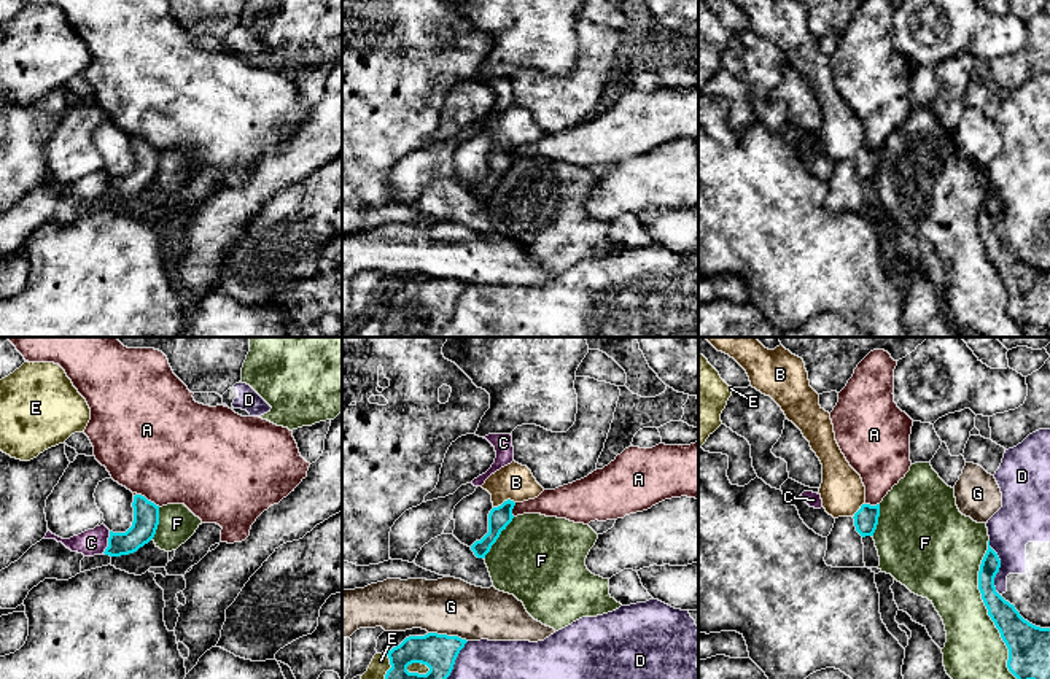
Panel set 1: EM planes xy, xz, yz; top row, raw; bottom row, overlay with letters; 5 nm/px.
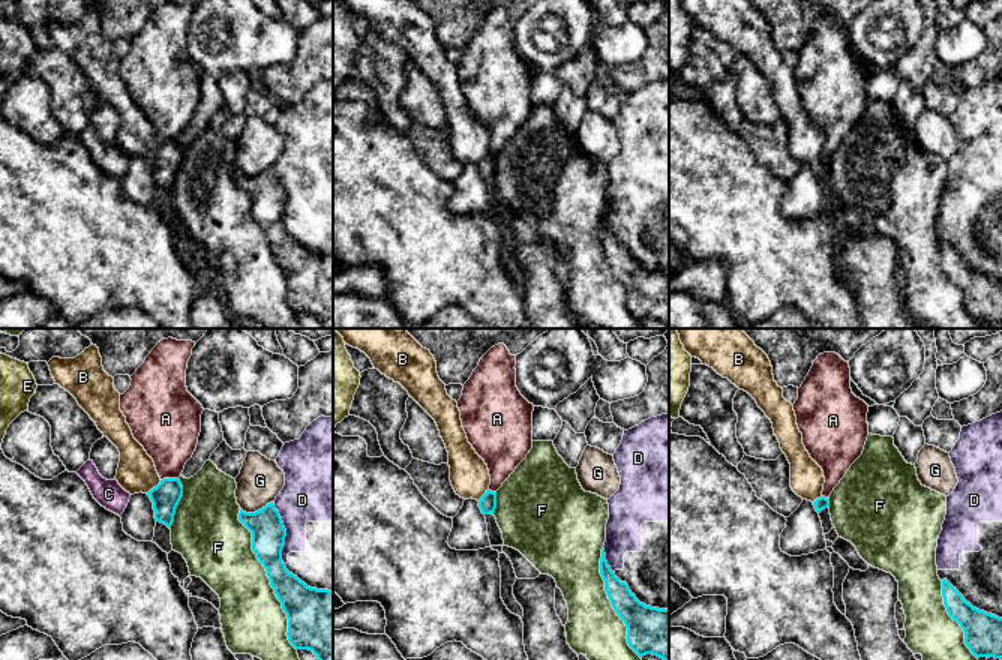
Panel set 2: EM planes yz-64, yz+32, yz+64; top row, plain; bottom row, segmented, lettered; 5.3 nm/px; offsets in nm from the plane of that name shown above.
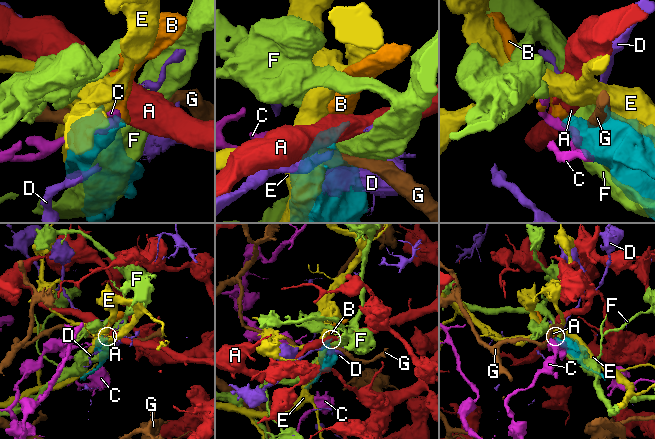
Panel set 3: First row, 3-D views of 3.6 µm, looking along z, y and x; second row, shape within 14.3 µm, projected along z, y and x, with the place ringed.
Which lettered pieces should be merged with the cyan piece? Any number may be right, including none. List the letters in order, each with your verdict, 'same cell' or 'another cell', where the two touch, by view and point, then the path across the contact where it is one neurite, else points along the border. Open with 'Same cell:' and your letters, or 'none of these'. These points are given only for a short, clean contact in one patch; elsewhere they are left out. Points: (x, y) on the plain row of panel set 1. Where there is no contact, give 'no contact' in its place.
Same cell: B
A: another cell; contact xy (147, 143); border xy (137, 137), (159, 150)
B: same cell; contact xz (505, 145); way xz (500, 161), (505, 145), (505, 137), (516, 126)
C: another cell; contact xy (108, 186); border xy (110, 175), (107, 191), (102, 196)
D: another cell; contact yz (999, 210)
E: another cell; contact xz (388, 334)
F: another cell; contact yz (988, 256)
G: another cell; contact xz (446, 279)

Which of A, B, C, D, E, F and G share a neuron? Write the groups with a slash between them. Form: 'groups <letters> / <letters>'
groups A / B / C / D / E / F / G

